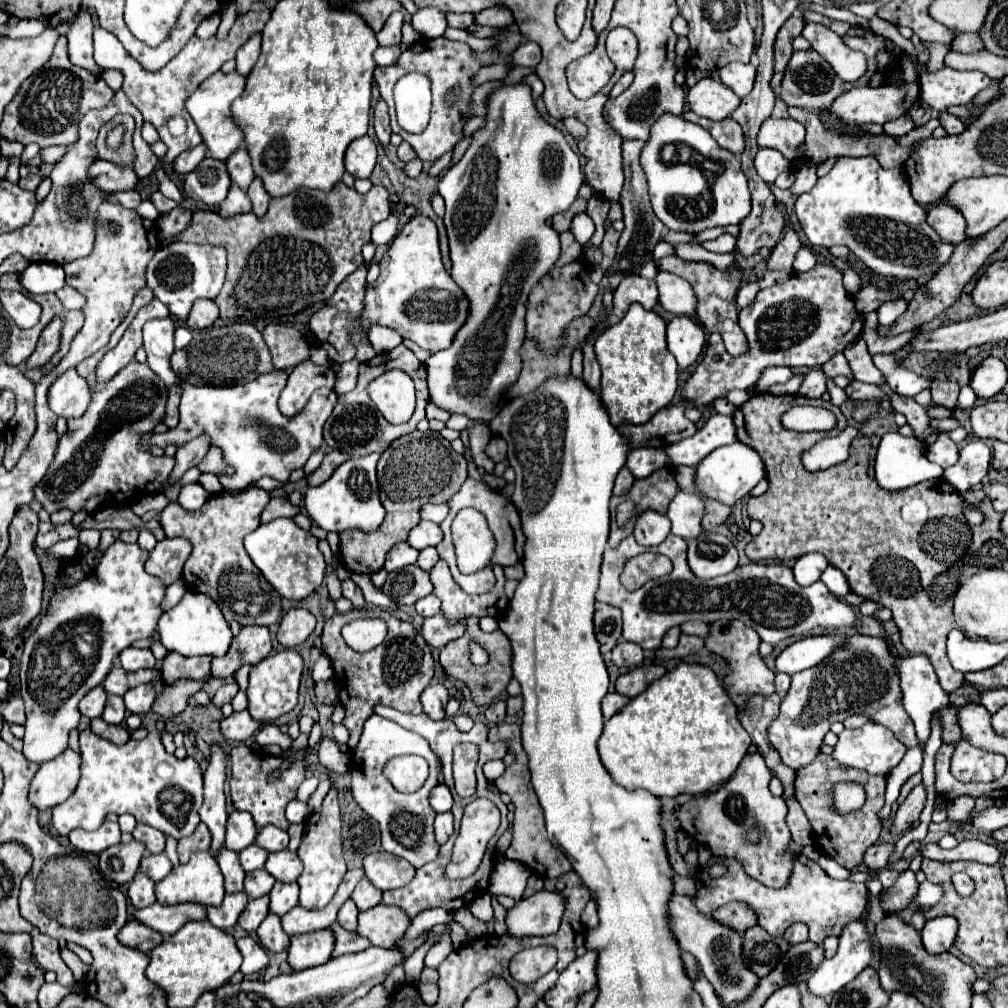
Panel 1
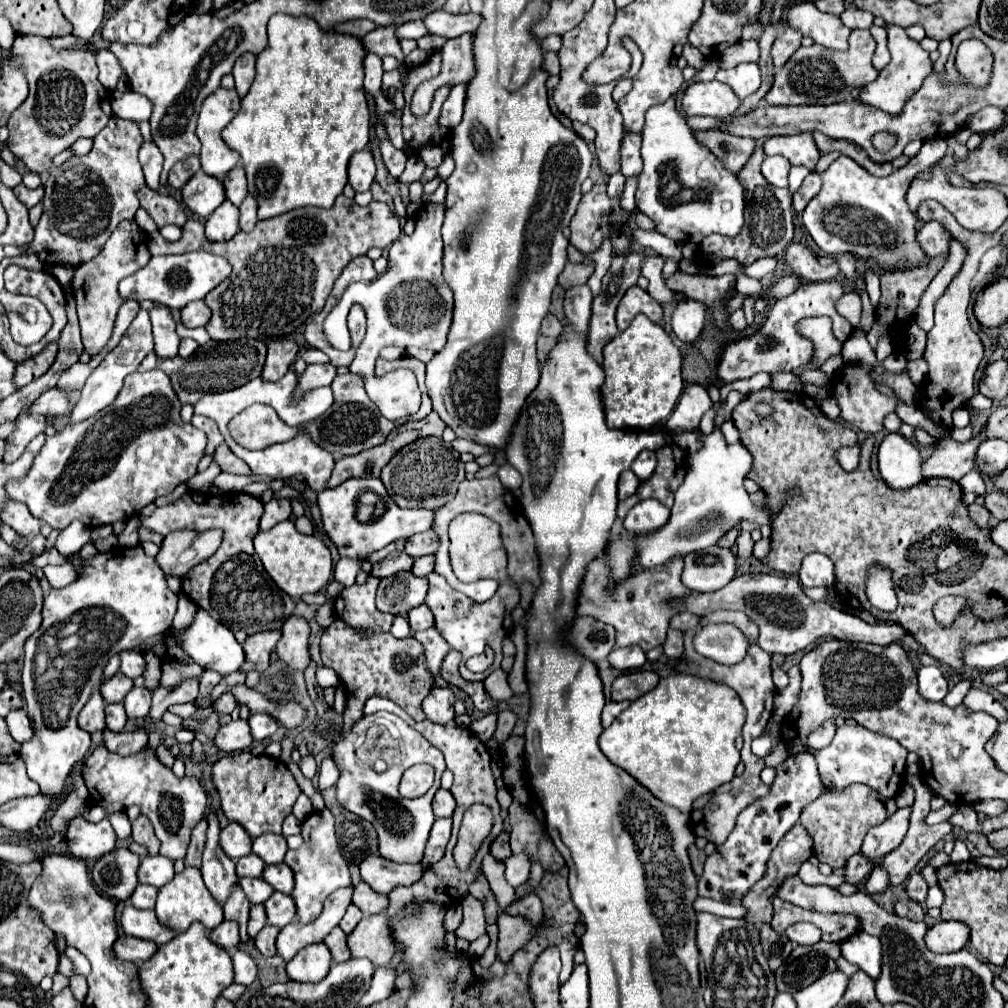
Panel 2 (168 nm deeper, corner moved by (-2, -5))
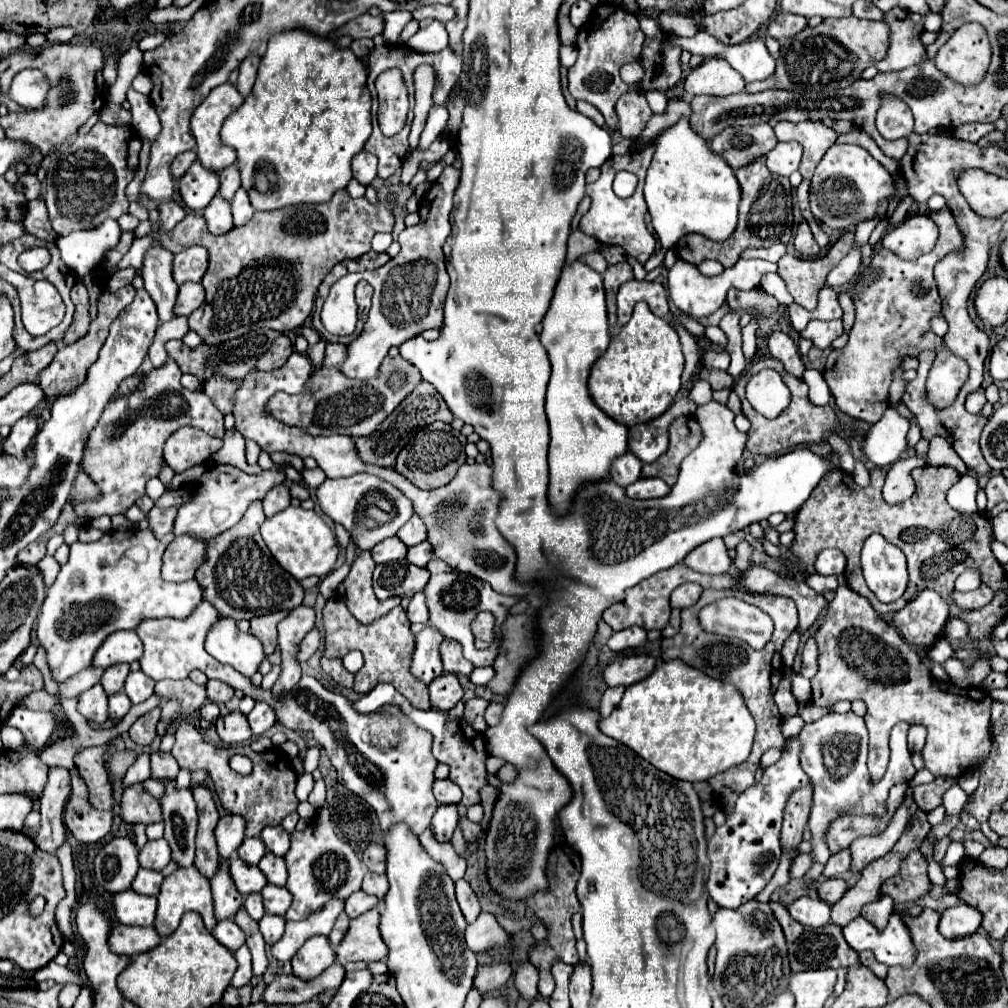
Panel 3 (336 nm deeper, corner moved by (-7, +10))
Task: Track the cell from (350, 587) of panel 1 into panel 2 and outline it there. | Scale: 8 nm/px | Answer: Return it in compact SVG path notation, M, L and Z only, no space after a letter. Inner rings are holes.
M369 575L363 586L353 584L345 588L333 602L335 614L349 626L363 630L363 634L387 632L391 628L393 616L379 612L375 606L375 594L379 582L381 582L379 578Z

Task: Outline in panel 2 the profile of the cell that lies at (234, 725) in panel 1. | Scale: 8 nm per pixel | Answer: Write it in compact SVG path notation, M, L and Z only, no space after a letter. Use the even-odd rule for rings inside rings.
M233 720L219 728L215 736L215 746L223 752L241 752L253 744L251 728L245 720Z

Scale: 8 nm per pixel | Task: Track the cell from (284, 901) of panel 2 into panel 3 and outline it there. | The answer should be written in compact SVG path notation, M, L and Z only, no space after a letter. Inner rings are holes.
M266 885L260 891L262 899L264 899L264 909L272 915L284 915L288 911L288 905L292 901L292 895L288 893L286 887L276 887L276 885Z

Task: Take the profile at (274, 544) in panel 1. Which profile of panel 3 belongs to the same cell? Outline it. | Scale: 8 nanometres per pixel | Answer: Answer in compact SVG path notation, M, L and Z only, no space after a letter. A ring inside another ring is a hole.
M290 505L284 511L276 513L274 517L266 519L260 527L260 533L262 533L264 543L270 549L272 557L296 581L302 581L304 577L310 577L310 575L324 577L332 571L332 567L336 563L336 555L338 555L336 535L316 511L308 511L308 509Z

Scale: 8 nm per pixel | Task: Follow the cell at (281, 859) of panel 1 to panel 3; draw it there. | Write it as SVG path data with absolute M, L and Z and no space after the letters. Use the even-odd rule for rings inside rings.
M268 853L262 857L262 861L258 863L258 869L266 875L268 883L272 885L278 885L278 887L284 887L286 885L286 865L284 865L284 859L282 857L276 857L274 853Z

